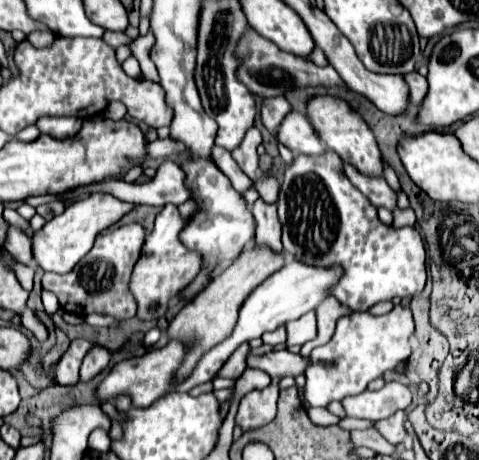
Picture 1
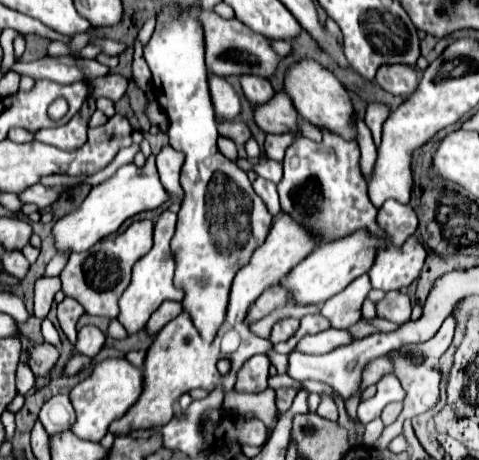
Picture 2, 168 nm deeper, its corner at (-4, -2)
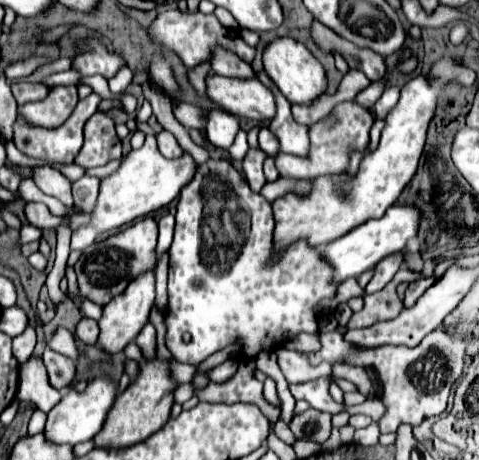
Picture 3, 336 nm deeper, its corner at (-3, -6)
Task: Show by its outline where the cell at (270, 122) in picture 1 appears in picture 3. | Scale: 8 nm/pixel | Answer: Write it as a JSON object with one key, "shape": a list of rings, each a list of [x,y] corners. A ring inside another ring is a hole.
{"shape":[[[215,51],[215,59],[211,59],[211,69],[217,75],[233,77],[233,79],[253,79],[255,71],[249,63],[235,59],[235,55],[227,55],[225,51]]]}

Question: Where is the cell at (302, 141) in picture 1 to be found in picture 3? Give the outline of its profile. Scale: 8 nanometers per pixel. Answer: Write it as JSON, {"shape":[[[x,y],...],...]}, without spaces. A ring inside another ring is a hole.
{"shape":[[[221,75],[207,77],[207,95],[225,111],[269,123],[275,117],[275,95],[259,79],[223,79]]]}

